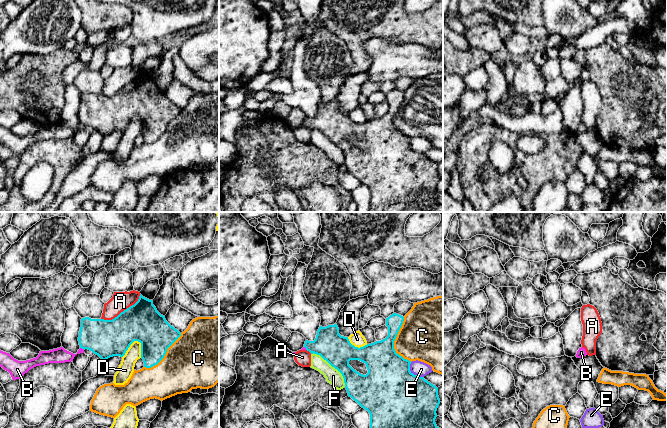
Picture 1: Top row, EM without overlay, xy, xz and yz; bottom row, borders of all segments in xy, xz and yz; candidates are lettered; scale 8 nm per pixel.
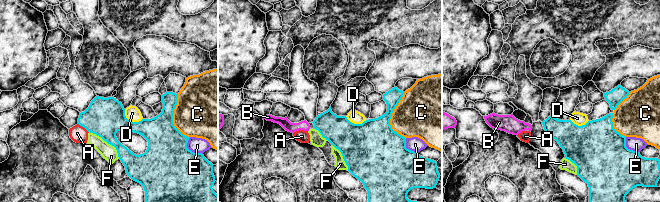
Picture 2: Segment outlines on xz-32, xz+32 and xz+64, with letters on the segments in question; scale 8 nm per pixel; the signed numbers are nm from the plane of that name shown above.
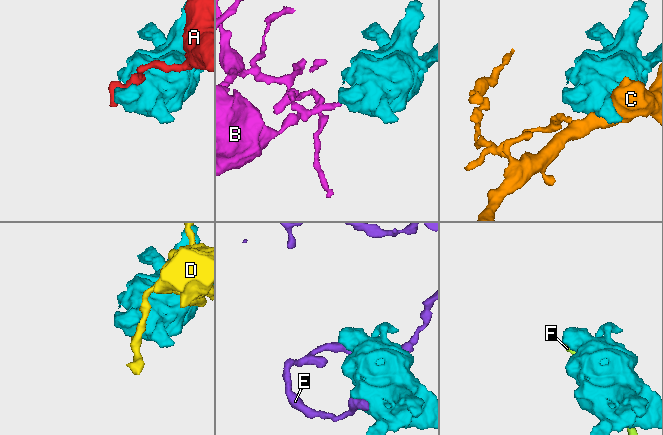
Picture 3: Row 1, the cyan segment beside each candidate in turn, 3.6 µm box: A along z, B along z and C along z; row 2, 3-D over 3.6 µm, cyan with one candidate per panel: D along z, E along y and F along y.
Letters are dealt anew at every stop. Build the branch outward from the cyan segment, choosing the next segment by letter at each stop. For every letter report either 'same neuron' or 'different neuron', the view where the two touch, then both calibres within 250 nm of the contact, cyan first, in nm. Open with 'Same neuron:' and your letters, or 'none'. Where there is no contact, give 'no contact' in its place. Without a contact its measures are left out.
Same neuron: none
A: different neuron; meets cyan in xy; 320 nm thick on the cyan side, 150 nm on the other
B: different neuron; meets cyan in xy; 300 nm thick on the cyan side, 120 nm on the other
C: different neuron; meets cyan in xz; 340 nm thick on the cyan side, 400 nm on the other
D: different neuron; meets cyan in xy; 320 nm thick on the cyan side, 130 nm on the other
E: different neuron; meets cyan in xz; 480 nm thick on the cyan side, 120 nm on the other
F: different neuron; meets cyan in xz; 240 nm thick on the cyan side, 120 nm on the other

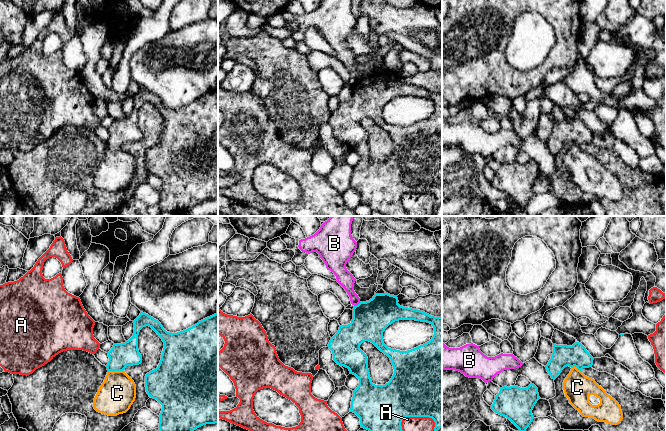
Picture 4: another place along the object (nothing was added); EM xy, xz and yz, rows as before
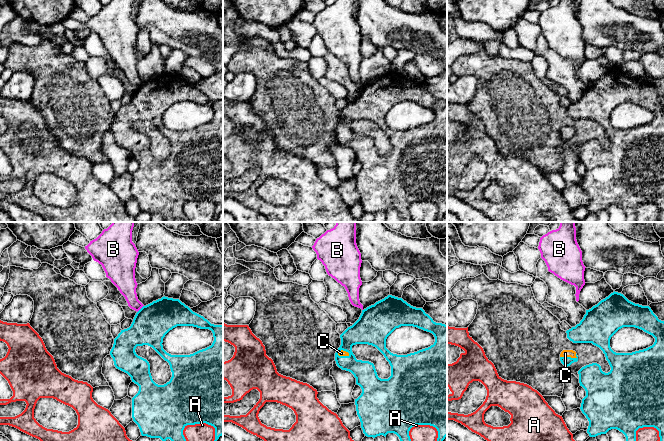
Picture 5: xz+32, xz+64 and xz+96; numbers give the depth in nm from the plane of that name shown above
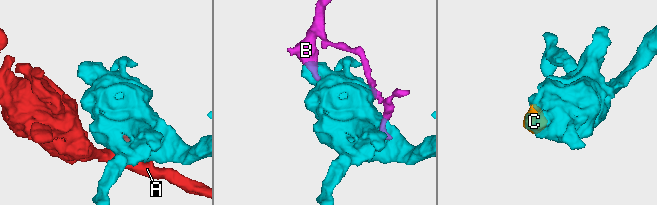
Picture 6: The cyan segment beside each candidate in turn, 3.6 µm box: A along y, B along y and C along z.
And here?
Same neuron: C
A: different neuron; meets cyan in xz; 500 nm thick on the cyan side, 110 nm on the other
B: different neuron; meets cyan in xz; 280 nm thick on the cyan side, 120 nm on the other
C: same neuron; meets cyan in xy; 190 nm thick on the cyan side, 300 nm on the other

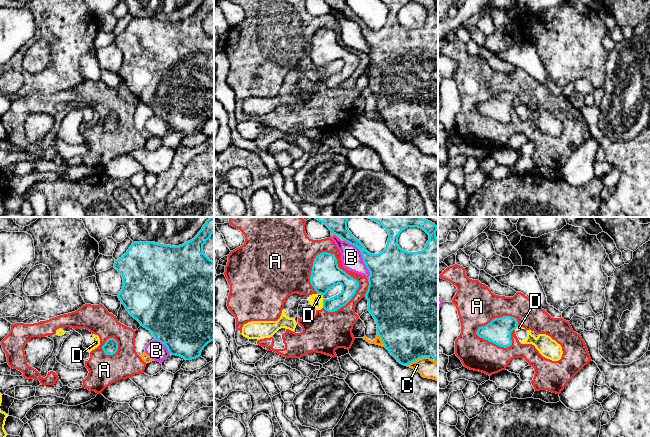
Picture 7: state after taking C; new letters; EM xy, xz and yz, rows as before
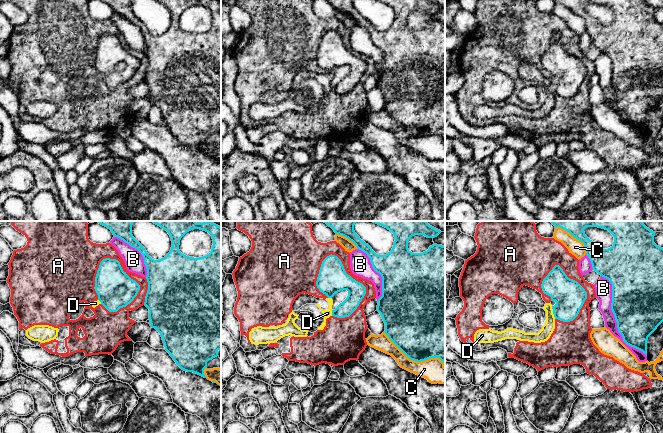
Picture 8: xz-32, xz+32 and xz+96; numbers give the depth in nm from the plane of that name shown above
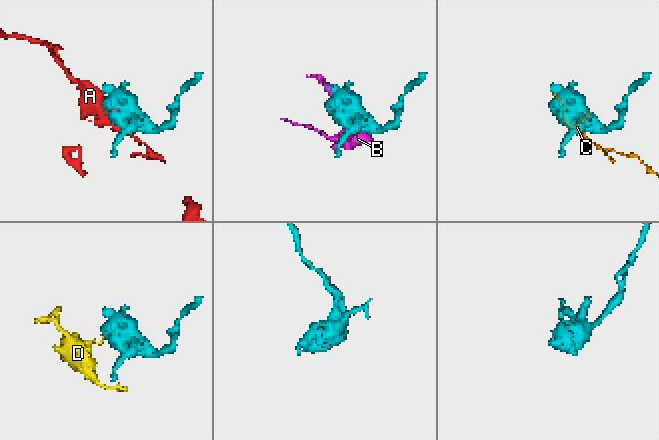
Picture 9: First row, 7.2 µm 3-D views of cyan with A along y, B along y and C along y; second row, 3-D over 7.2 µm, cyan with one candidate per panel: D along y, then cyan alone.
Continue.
Same neuron: none
A: different neuron; meets cyan in xz; 220 nm thick on the cyan side, 100 nm on the other
B: different neuron; meets cyan in xz; 340 nm thick on the cyan side, 170 nm on the other
C: different neuron; meets cyan in xz; 480 nm thick on the cyan side, 160 nm on the other
D: different neuron; meets cyan in xz; 240 nm thick on the cyan side, 50 nm on the other

